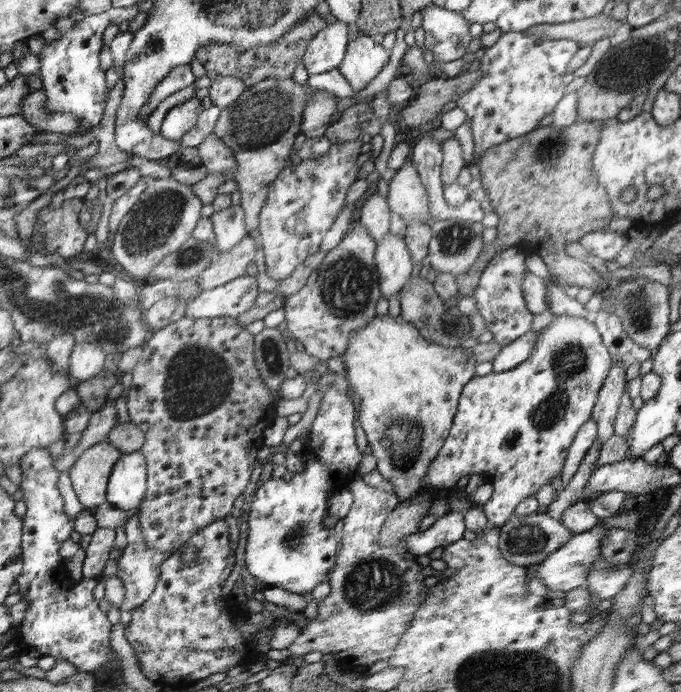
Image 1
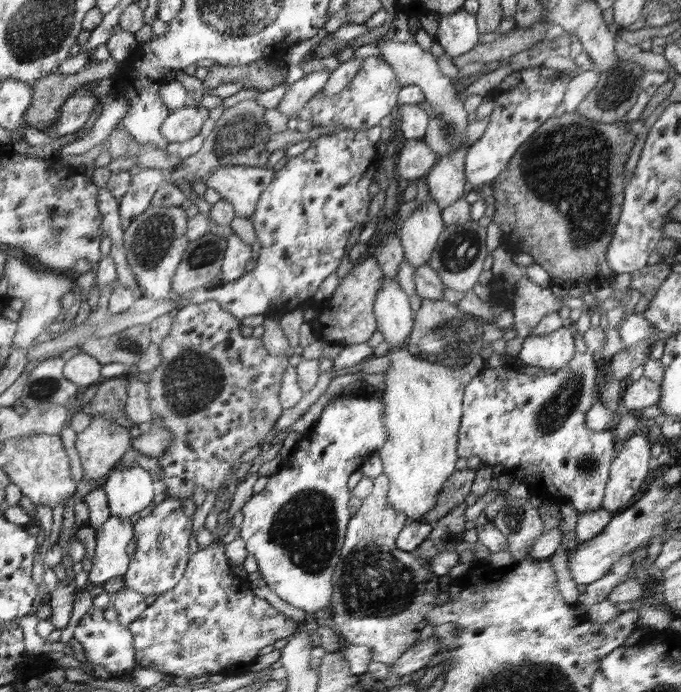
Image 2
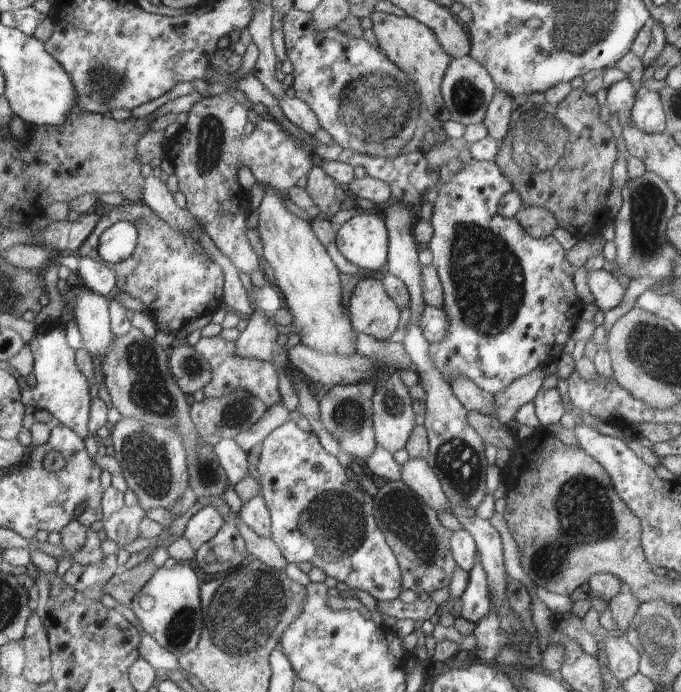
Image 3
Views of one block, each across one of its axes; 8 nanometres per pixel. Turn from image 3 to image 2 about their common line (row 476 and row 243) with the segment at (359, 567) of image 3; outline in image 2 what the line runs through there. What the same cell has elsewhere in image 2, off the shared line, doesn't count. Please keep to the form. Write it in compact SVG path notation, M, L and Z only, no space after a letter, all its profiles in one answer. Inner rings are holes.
M344 129L316 138L303 154L290 157L284 168L275 173L267 190L261 193L256 211L251 217L256 238L261 246L256 267L245 272L235 282L222 283L212 290L201 287L186 293L184 296L188 299L188 303L202 304L206 300L216 300L238 320L257 314L266 317L279 314L283 316L296 310L304 300L316 294L324 278L336 272L340 260L346 256L348 238L352 236L354 228L368 220L368 208L372 200L368 186L376 178L376 168L378 168L376 148L366 138L366 131Z

